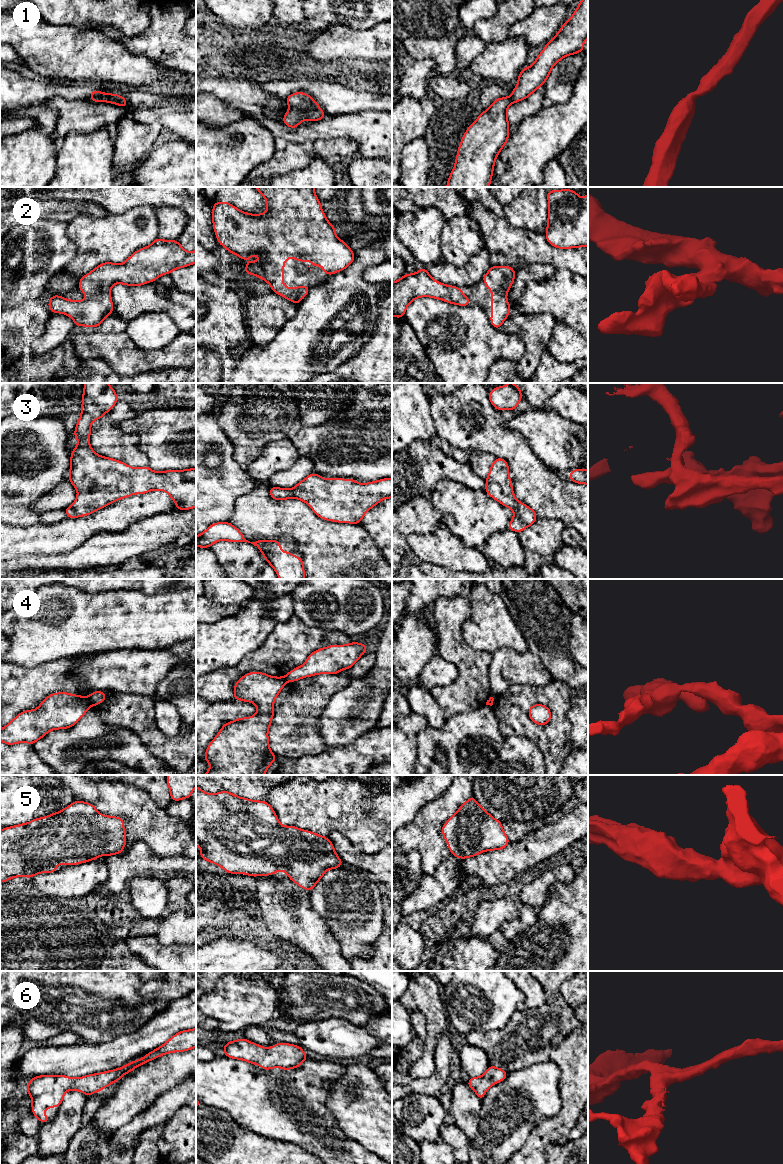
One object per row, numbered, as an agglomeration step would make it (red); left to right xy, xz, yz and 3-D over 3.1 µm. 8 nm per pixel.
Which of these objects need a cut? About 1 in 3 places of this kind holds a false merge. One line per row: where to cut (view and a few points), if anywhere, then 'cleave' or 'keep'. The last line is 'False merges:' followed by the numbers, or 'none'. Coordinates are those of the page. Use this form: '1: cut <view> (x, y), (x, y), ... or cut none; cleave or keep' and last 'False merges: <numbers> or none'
1: cut none; keep
2: cut none; keep
3: cut none; keep
4: cut xy (88, 697), (90, 705); cleave
5: cut none; keep
6: cut none; keep
False merges: 4

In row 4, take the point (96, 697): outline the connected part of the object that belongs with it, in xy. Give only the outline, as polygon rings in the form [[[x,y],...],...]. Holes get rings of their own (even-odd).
[[[95,691],[89,695],[89,704],[90,706],[96,706],[97,704],[104,702],[105,699],[105,692]]]

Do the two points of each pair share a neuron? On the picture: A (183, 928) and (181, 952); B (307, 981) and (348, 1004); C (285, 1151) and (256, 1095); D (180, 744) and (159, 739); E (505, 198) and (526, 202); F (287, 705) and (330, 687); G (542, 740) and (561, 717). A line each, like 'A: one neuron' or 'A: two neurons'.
A: two neurons
B: one neuron
C: two neurons
D: one neuron
E: two neurons
F: one neuron
G: one neuron

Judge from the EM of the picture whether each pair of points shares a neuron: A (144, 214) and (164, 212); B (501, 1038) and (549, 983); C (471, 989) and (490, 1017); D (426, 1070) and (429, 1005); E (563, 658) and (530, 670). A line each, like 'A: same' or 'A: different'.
A: different
B: same
C: same
D: same
E: different

